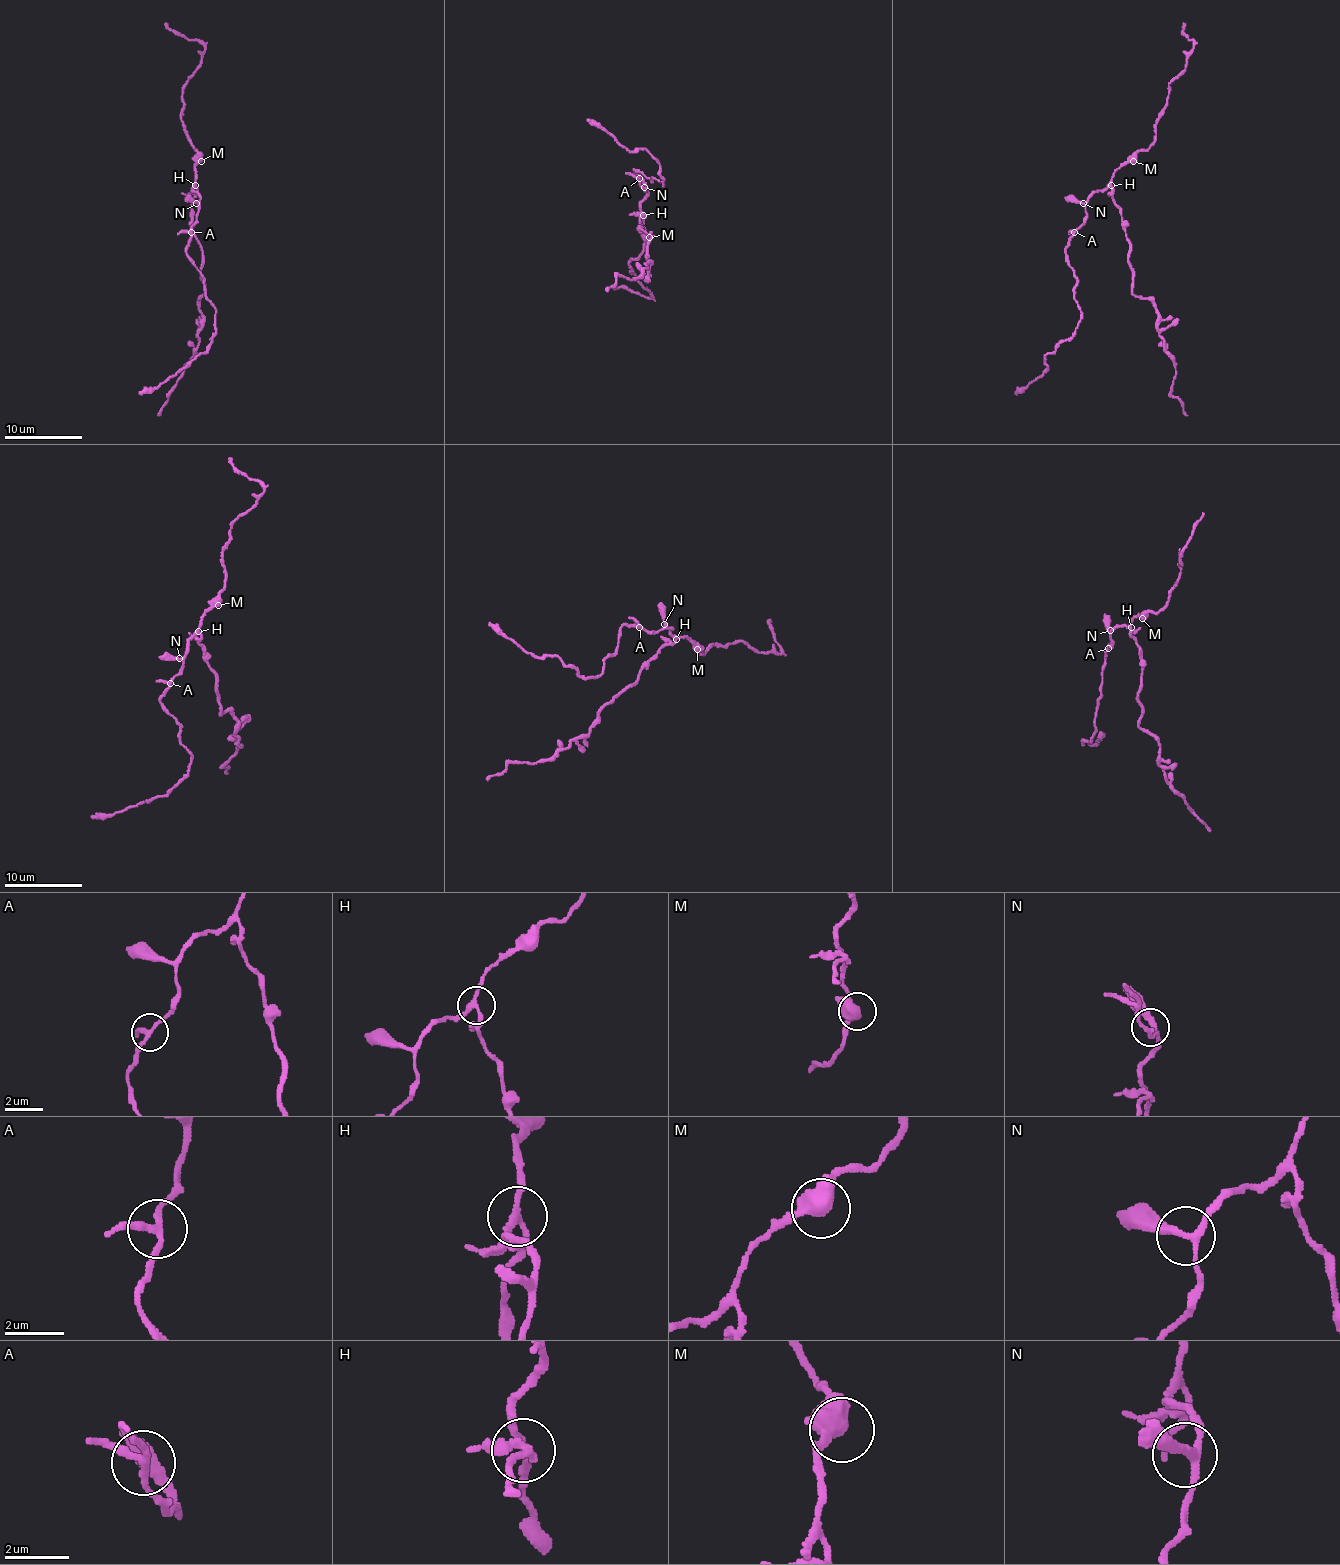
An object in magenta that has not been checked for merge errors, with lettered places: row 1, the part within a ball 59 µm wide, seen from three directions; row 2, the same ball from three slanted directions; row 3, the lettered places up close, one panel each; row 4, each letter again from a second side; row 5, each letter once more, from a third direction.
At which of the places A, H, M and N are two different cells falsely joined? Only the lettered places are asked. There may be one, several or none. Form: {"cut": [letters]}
{"cut": ["H"]}

